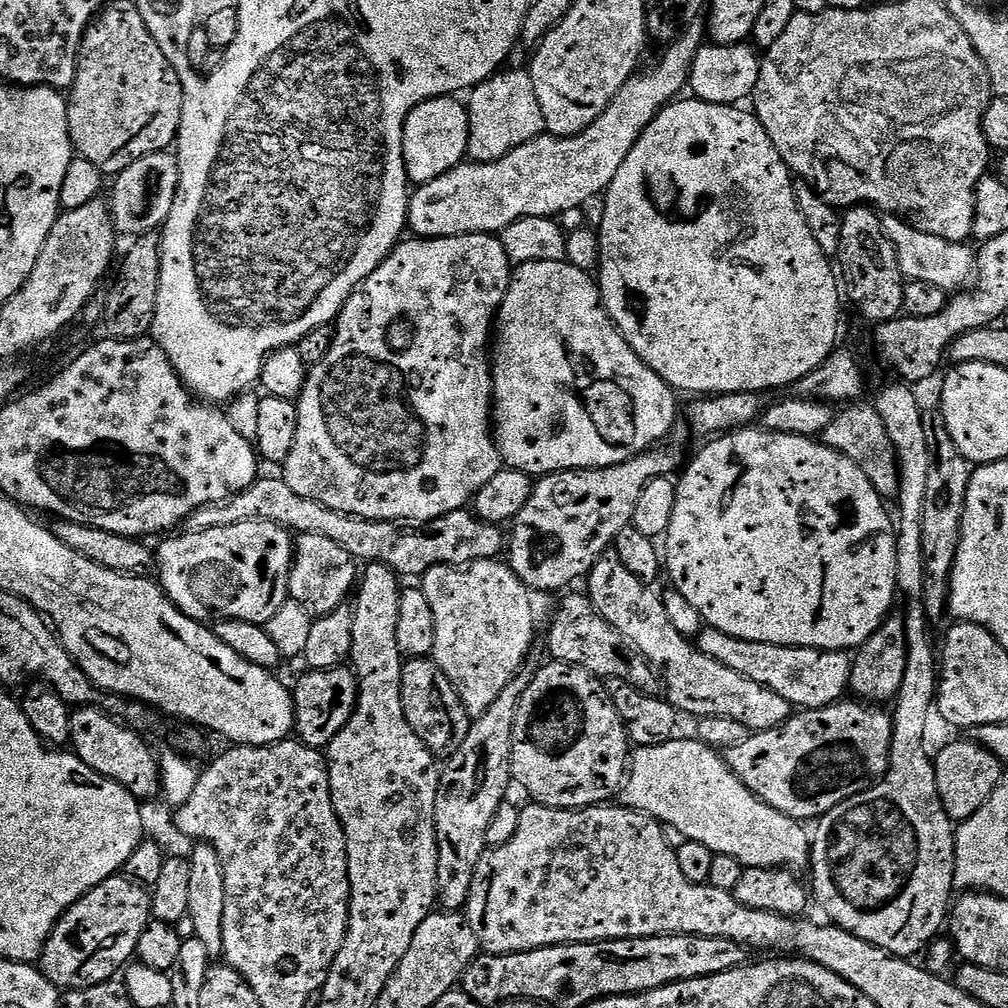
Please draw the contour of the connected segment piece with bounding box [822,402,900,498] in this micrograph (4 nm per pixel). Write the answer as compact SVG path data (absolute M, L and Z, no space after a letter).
M856 402L845 407L845 412L837 411L833 415L830 426L822 434L822 443L835 452L841 452L850 462L854 462L870 478L874 490L880 497L895 497L900 491L900 467L896 465L896 448L892 444L890 434L886 434L886 426L876 413L871 403Z

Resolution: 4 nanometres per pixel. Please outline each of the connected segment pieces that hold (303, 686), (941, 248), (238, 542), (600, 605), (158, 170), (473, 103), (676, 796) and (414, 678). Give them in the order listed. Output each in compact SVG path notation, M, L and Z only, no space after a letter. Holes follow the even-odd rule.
M341 666L306 672L293 689L296 706L296 734L309 748L325 749L355 716L359 704L359 677L353 669Z
M885 215L883 222L884 234L898 254L898 266L905 281L928 283L947 294L959 293L973 283L978 272L978 256L975 251L971 252L968 249L967 243L959 244L950 242L946 238L938 238L934 234L926 234L915 228L913 224L907 224L899 216Z
M251 520L250 522L238 522L234 526L222 526L221 528L211 528L210 530L202 530L201 532L188 530L185 533L185 536L173 535L171 538L168 538L173 538L173 540L166 541L161 546L160 552L158 548L158 551L155 553L158 583L178 611L186 614L191 620L197 620L197 622L205 626L212 626L219 621L225 620L237 620L238 622L264 626L267 625L269 620L274 618L274 614L278 614L278 610L289 599L288 575L292 572L292 562L294 559L294 540L287 528L279 528L276 524L271 524L270 522Z
M608 554L601 556L598 563L592 567L592 571L588 573L587 584L588 596L593 604L591 607L606 622L610 622L610 626L618 630L620 637L627 640L629 645L652 665L657 677L662 681L662 688L664 684L665 690L668 691L666 693L668 703L673 704L681 713L689 712L690 715L696 716L695 718L713 716L716 719L730 719L734 723L740 723L752 734L780 728L792 719L794 709L790 702L786 702L786 698L774 694L774 690L766 690L766 686L758 686L758 682L750 682L750 678L742 678L742 674L734 674L734 670L702 654L691 639L678 634L678 630L670 626L670 618L666 618L666 606L663 599L659 595L655 596L649 585L634 578L634 574L630 574L630 570L626 570L626 566L622 566L620 560Z
M173 151L154 152L148 154L132 164L128 165L118 176L112 190L112 200L110 199L110 211L112 213L112 223L117 233L132 234L134 238L147 235L148 230L166 224L169 214L172 213L174 202L180 188L180 161ZM136 196L143 200L148 206L148 212L136 212Z
M501 71L486 82L482 82L471 89L467 97L469 161L489 164L501 160L518 146L535 140L545 131L542 106L538 106L538 94L534 94L531 75L527 71L508 71Z
M673 738L670 742L666 742L662 746L650 746L649 748L637 747L630 756L630 775L625 779L622 785L623 807L633 808L635 812L641 812L647 816L652 816L661 824L667 826L673 833L681 832L684 840L693 840L702 846L706 846L717 857L729 856L732 860L744 864L745 869L749 868L784 868L787 866L792 870L807 869L810 864L810 843L808 844L808 836L804 833L805 825L798 820L792 820L786 814L782 814L778 810L774 810L770 806L766 806L755 796L752 791L746 787L740 779L736 777L731 770L728 769L727 759L717 749L708 747L703 741L697 738L691 740L680 740L681 738Z
M412 658L404 664L402 678L400 680L400 700L404 703L404 713L418 738L437 758L449 758L456 754L463 743L466 742L467 734L472 728L473 717L468 708L462 702L458 690L450 682L448 675L436 665L432 658Z

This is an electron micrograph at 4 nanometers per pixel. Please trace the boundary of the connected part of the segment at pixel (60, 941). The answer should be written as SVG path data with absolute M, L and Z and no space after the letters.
M124 874L103 880L64 911L44 944L40 971L61 990L90 988L119 977L127 960L136 956L138 942L154 919L152 902L149 889Z

